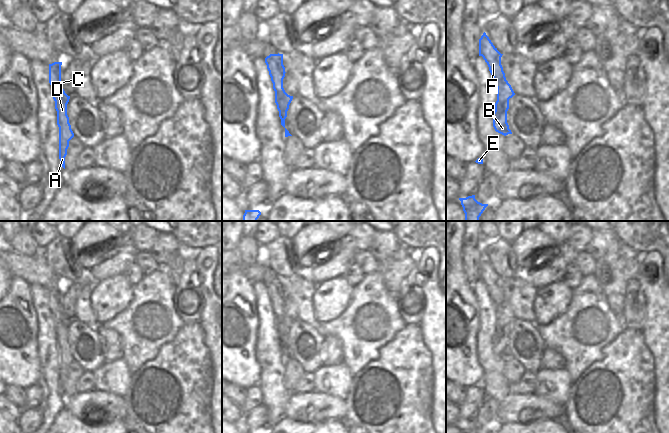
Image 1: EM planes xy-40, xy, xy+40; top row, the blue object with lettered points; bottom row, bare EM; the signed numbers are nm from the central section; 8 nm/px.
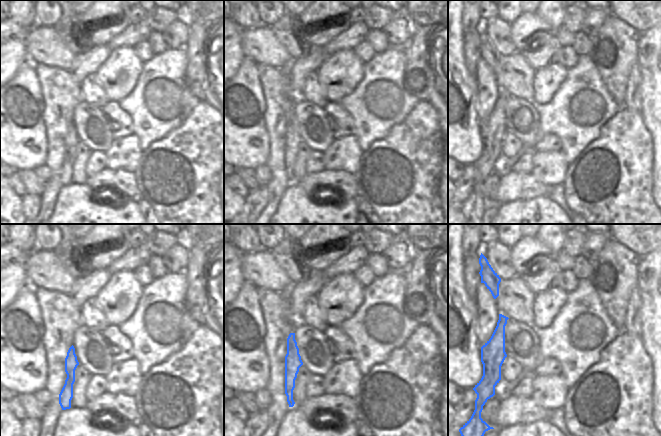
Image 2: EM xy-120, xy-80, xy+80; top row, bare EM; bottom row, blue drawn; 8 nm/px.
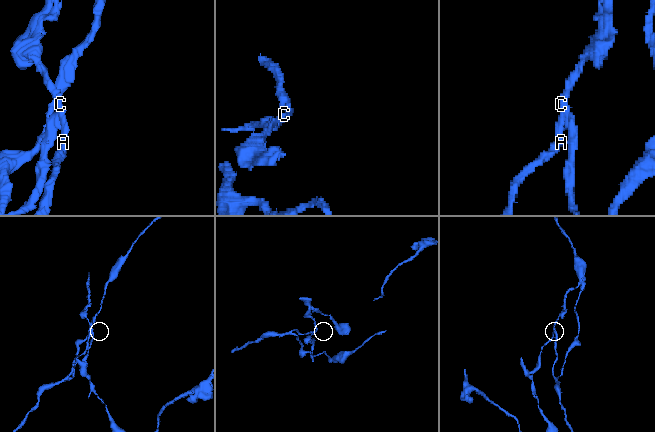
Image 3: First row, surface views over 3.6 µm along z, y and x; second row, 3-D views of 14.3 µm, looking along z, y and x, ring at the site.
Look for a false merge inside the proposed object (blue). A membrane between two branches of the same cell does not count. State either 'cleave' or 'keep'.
cleave

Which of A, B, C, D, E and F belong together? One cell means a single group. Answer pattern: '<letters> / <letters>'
A C D F / B E

